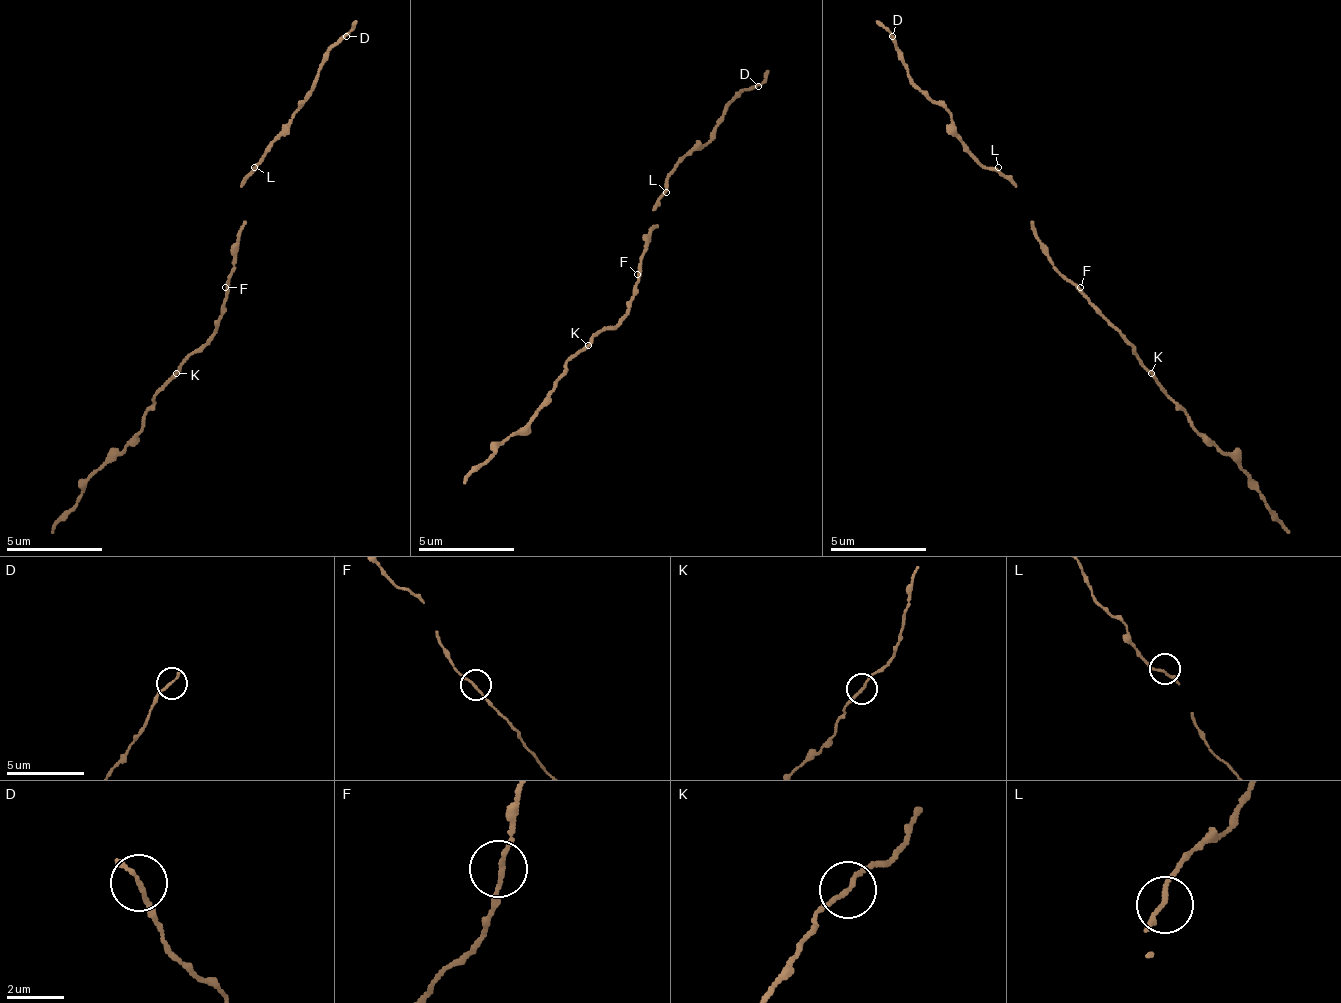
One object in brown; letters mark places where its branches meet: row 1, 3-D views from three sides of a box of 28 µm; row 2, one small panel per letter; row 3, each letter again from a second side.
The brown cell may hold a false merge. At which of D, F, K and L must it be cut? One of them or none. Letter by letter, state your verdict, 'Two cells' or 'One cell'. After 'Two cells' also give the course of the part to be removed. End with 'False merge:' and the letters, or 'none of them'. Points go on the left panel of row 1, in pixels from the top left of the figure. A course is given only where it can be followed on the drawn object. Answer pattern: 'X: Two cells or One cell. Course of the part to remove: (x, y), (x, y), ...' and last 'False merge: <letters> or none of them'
D: One cell
F: One cell
K: One cell
L: One cell
False merge: none of them

